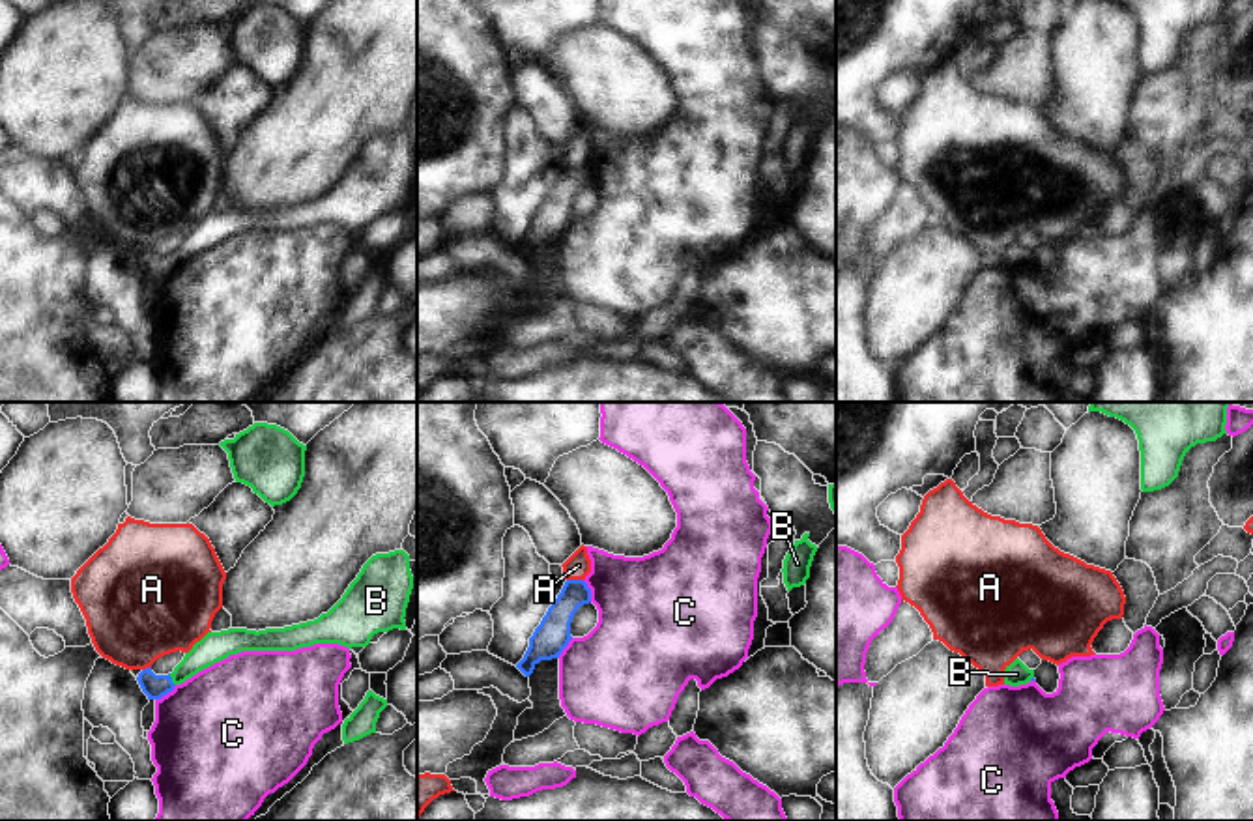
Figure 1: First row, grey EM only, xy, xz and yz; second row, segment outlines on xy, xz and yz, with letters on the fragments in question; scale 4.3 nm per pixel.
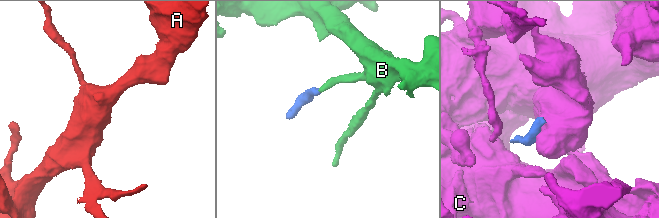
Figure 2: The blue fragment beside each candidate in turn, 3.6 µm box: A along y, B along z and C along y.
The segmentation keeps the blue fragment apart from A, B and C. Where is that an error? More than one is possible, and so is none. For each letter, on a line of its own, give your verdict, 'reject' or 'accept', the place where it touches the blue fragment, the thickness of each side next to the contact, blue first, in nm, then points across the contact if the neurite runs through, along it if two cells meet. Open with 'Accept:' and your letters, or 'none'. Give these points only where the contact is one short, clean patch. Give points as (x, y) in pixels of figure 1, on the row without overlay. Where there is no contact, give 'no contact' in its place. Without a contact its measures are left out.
Accept: B
A: reject; contact xz (575, 161); calibres 140 and 110 nm; border xz (567, 159), (582, 161)
B: accept; contact xy (171, 260); calibres 100 and 130 nm; way xy (154, 268), (171, 260), (214, 229)
C: reject; contact xy (165, 275); calibres 100 and 480 nm

